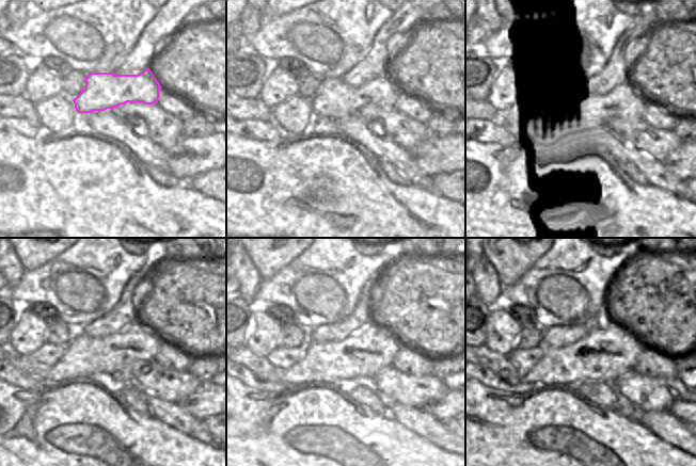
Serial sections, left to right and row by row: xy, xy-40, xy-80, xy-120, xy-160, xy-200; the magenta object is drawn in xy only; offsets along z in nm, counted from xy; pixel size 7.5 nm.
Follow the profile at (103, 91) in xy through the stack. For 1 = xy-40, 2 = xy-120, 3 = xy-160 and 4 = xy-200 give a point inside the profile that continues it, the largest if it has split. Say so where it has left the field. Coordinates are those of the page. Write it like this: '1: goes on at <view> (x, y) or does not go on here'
1: goes on at xy-40 (334, 98)
2: goes on at xy-120 (113, 354)
3: goes on at xy-160 (357, 358)
4: goes on at xy-200 (607, 352)

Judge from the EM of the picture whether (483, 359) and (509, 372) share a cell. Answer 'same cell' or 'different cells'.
same cell

